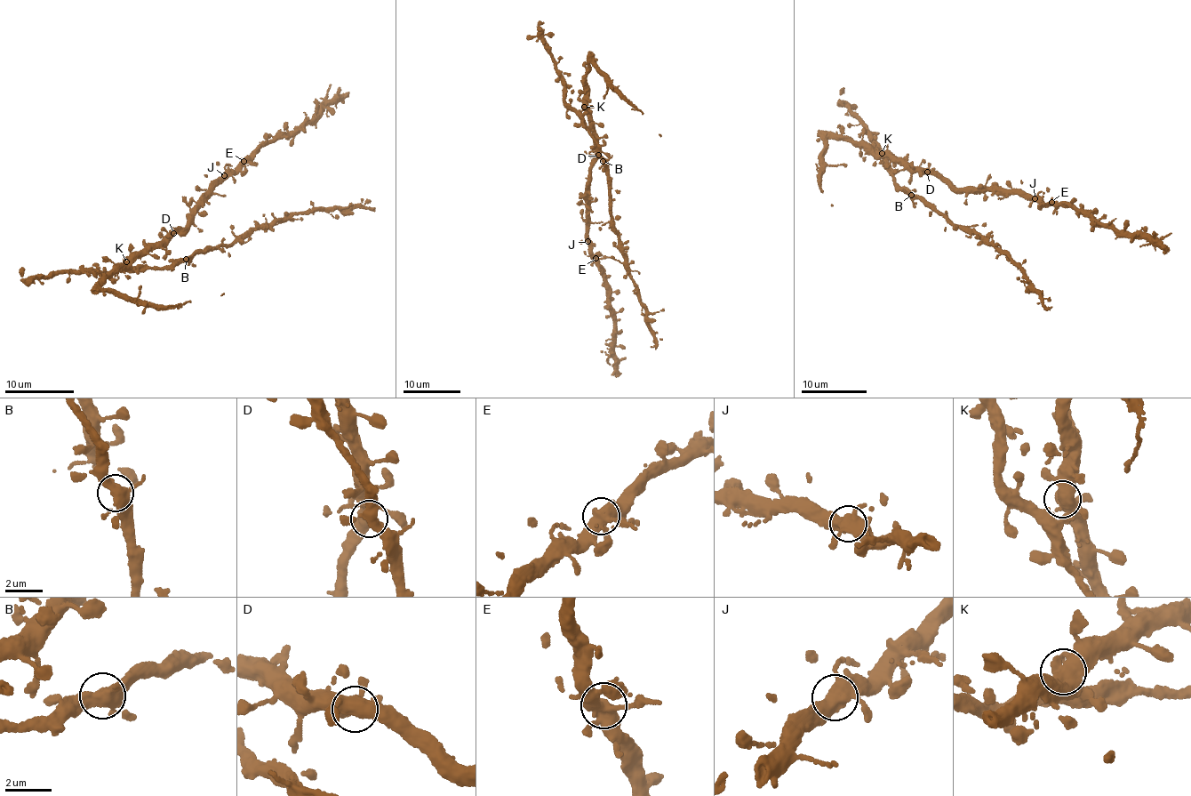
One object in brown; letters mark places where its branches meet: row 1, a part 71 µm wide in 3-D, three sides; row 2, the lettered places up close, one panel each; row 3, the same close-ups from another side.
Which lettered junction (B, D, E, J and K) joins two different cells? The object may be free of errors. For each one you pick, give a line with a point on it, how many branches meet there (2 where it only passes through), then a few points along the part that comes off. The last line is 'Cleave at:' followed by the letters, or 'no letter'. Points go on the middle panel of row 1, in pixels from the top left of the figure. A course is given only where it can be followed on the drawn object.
Cleave at: no letter

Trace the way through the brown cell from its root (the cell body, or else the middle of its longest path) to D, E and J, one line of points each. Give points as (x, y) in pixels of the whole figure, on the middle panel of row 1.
D: (595, 131), (595, 149), (598, 155)
E: (595, 131), (596, 161), (589, 180), (588, 245), (590, 254), (595, 257)
J: (595, 131), (596, 161), (589, 180), (587, 241)

